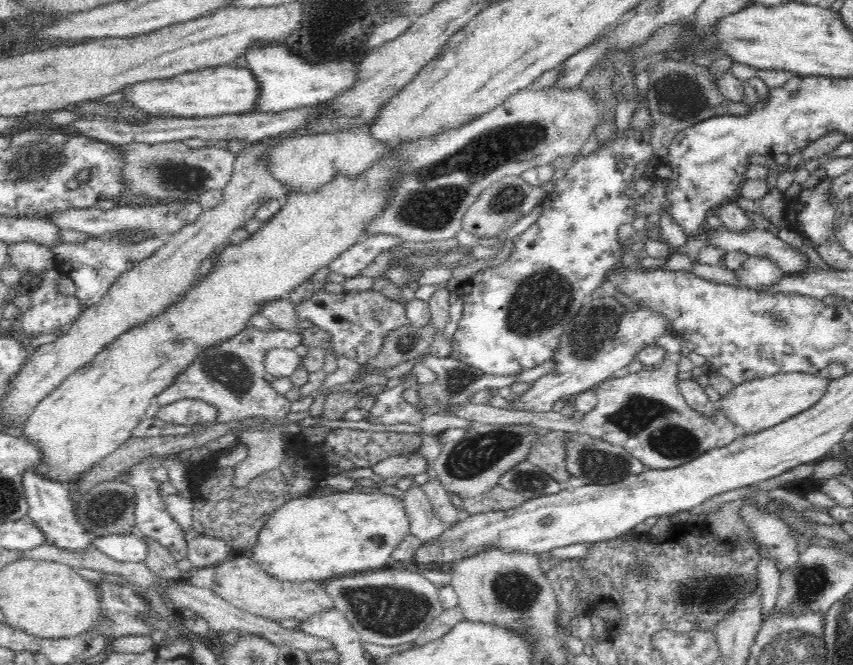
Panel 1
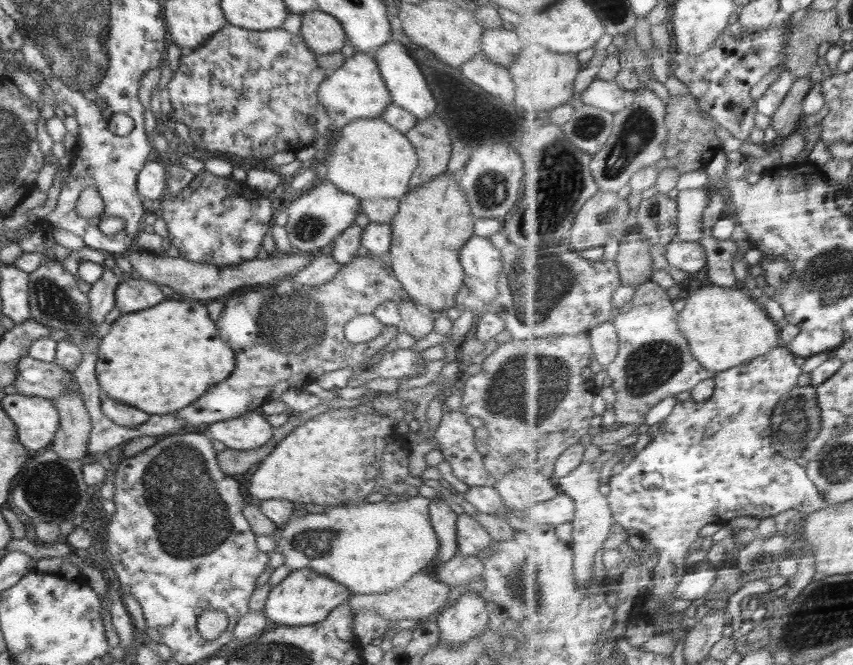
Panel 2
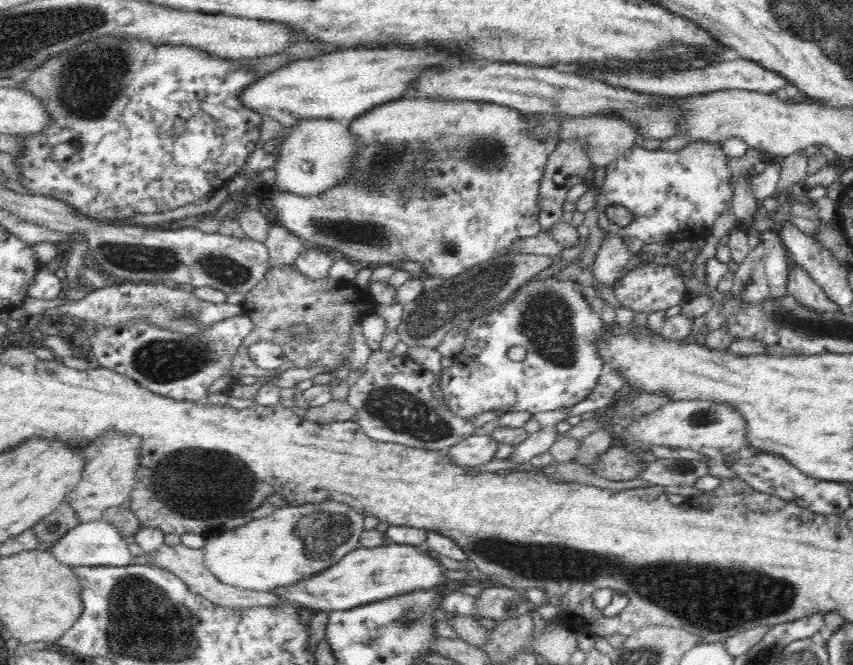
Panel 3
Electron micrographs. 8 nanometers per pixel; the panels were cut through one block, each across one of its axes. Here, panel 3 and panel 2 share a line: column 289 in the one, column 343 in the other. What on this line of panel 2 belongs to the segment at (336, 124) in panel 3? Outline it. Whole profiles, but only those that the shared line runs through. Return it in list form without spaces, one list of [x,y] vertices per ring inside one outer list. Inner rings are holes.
[[[356,119],[339,128],[336,146],[326,163],[328,181],[345,194],[361,200],[402,198],[408,193],[410,177],[416,170],[417,154],[404,133],[384,119]]]

